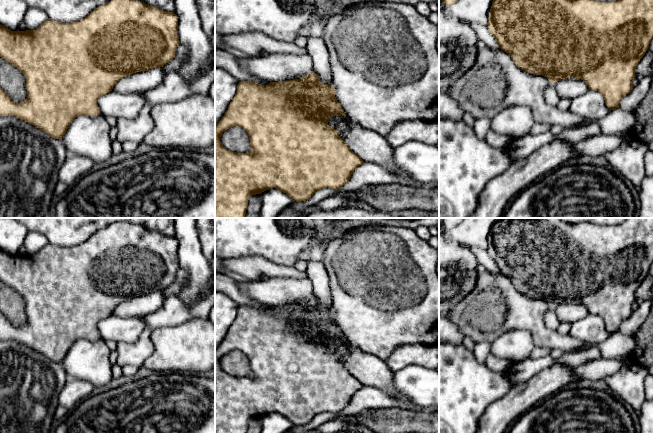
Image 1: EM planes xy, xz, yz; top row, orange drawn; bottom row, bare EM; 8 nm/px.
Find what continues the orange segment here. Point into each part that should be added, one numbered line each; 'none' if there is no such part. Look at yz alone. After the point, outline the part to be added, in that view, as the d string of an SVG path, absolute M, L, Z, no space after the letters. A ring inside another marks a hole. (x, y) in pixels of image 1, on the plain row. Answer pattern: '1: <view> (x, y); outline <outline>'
none

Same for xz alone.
none

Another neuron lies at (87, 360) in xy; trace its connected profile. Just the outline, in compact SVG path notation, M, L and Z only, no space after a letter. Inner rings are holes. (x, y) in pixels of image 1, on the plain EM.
M78 339L61 364L67 377L85 380L95 387L101 387L113 379L109 355L110 350L104 340Z

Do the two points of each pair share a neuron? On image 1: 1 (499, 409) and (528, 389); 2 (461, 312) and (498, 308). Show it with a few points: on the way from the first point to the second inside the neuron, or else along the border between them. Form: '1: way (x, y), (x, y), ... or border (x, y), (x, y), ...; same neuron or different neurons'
1: way (506, 409), (521, 396); same neuron
2: way (470, 312), (487, 312), (489, 310); same neuron

